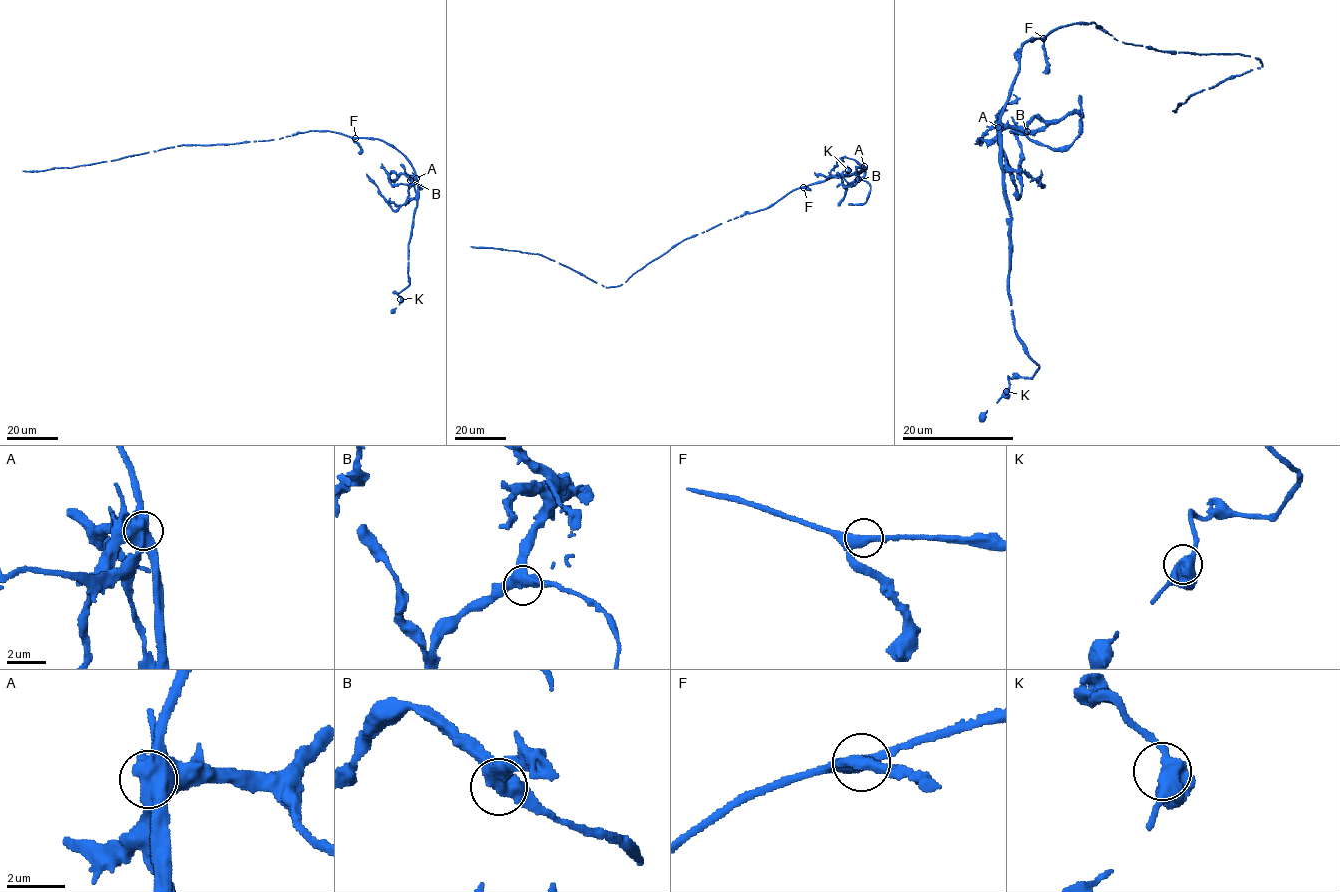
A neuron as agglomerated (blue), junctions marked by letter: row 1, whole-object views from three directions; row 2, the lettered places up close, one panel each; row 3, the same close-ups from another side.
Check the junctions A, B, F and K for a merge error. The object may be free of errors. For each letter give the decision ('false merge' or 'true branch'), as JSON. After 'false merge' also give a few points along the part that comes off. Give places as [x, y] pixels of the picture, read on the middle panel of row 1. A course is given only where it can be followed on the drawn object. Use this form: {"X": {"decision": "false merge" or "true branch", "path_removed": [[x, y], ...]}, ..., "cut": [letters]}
{"A": {"decision": "false merge", "path_removed": [[864, 166], [846, 157], [839, 158], [829, 173]]}, "B": {"decision": "true branch"}, "F": {"decision": "true branch"}, "K": {"decision": "true branch"}, "cut": ["A"]}

